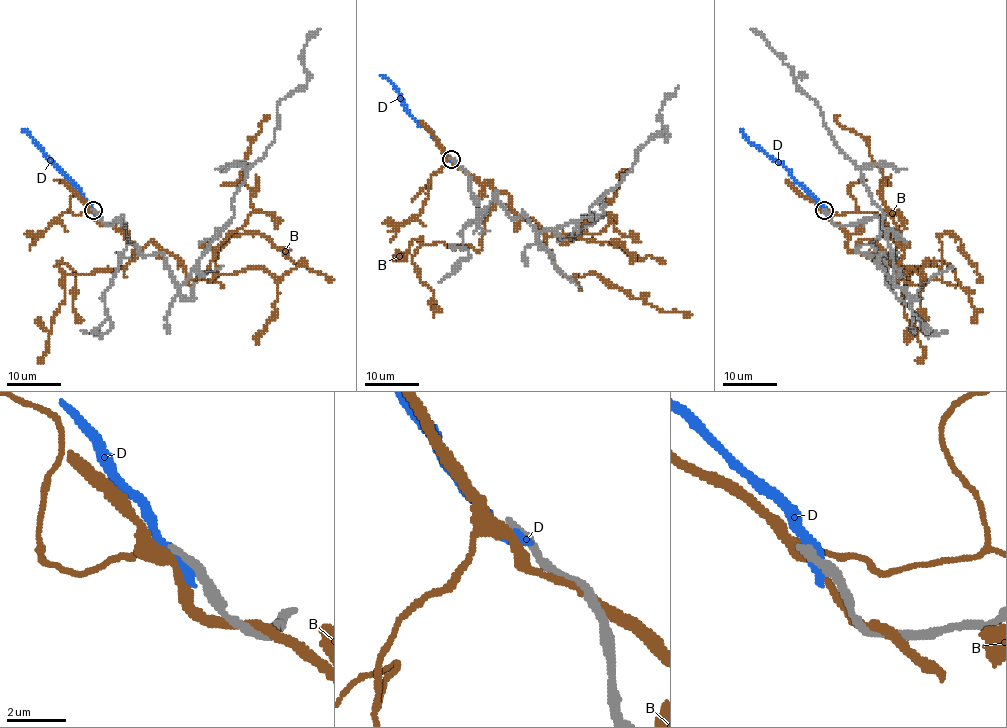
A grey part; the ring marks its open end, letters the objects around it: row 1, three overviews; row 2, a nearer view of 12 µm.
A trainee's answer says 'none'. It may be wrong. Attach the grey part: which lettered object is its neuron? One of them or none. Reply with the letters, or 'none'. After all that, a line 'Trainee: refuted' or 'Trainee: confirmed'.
none
Trainee: confirmed

